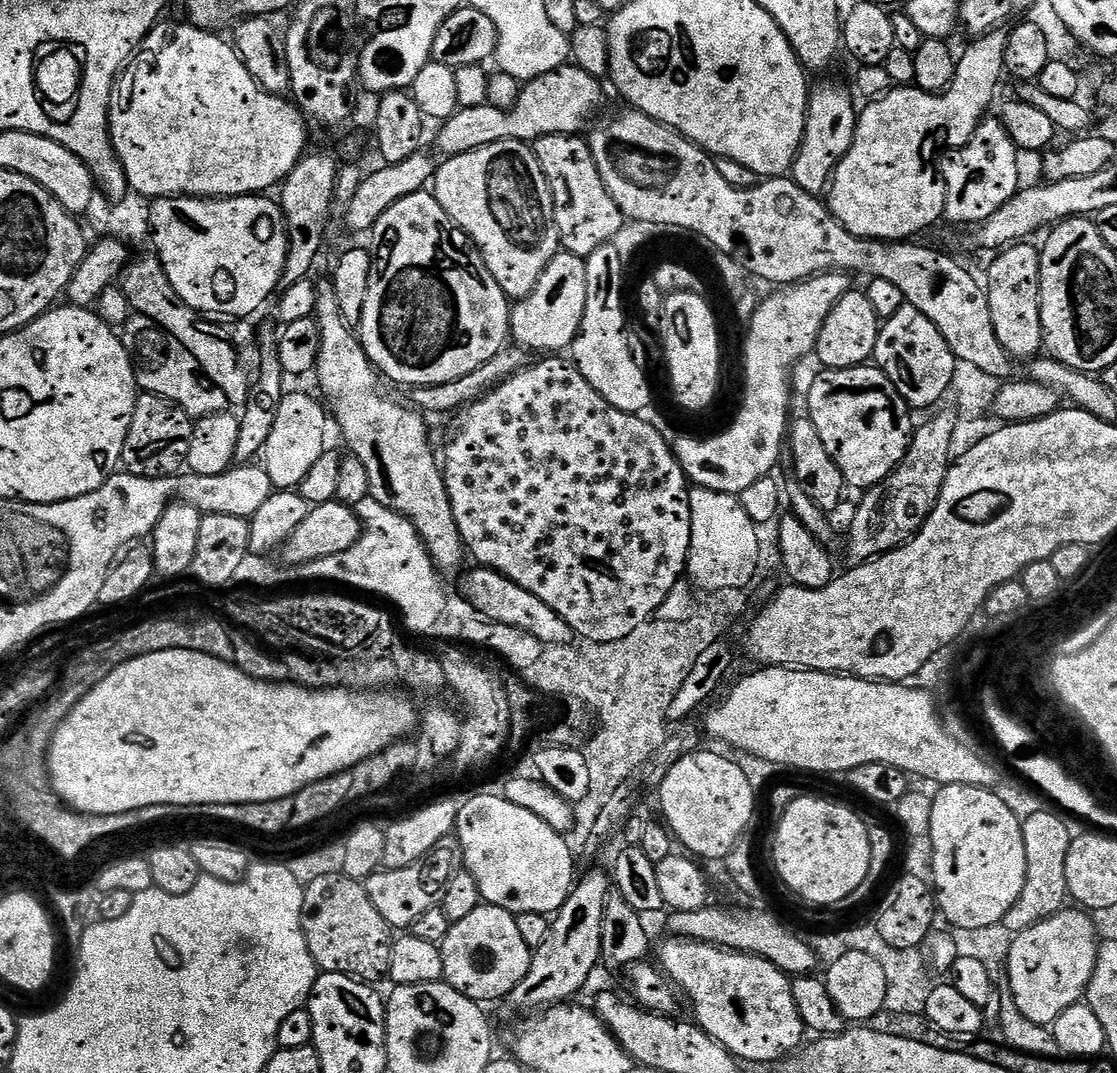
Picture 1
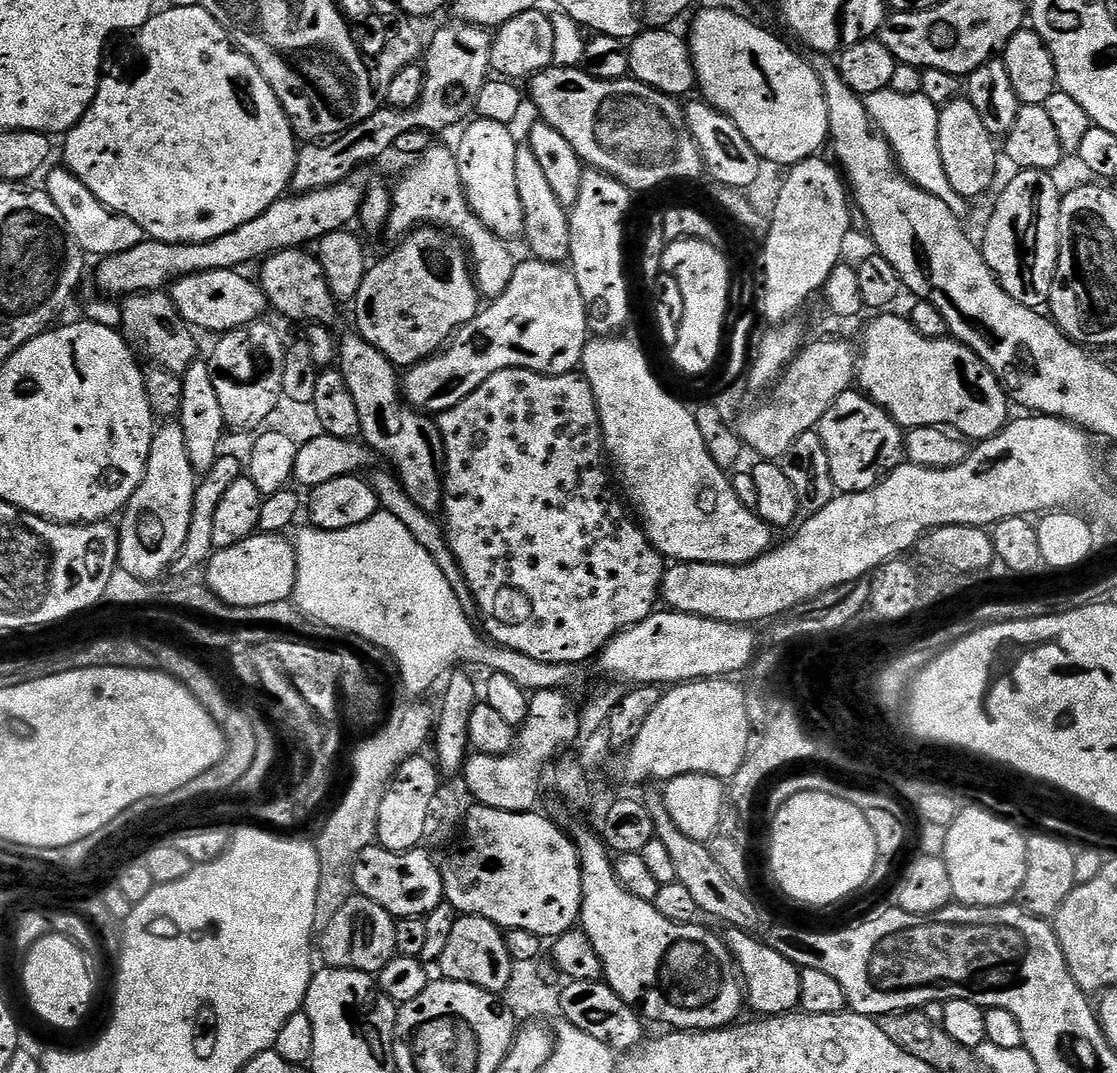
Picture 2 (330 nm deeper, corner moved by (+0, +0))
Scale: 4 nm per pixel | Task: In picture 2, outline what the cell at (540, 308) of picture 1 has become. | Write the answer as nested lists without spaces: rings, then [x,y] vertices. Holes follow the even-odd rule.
[[[535,258],[521,259],[514,270],[514,278],[510,278],[510,286],[501,296],[495,297],[492,304],[481,307],[470,323],[463,324],[456,335],[448,341],[439,354],[424,360],[421,364],[413,364],[402,376],[402,391],[405,400],[425,414],[439,414],[450,410],[450,406],[458,406],[462,398],[474,394],[490,374],[498,374],[498,370],[521,368],[534,370],[543,376],[565,376],[568,372],[576,372],[581,367],[584,347],[590,339],[588,311],[582,298],[582,290],[578,290],[578,282],[574,278],[571,267],[564,264],[551,264]]]

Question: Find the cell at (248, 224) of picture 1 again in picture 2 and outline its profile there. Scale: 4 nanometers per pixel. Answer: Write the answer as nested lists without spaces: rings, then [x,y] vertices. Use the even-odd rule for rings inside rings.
[[[287,248],[281,252],[273,252],[263,261],[264,269],[258,275],[258,283],[268,296],[268,303],[277,308],[288,320],[297,320],[303,326],[313,324],[331,325],[336,316],[338,301],[328,292],[326,274],[322,270],[319,259],[308,250]]]

